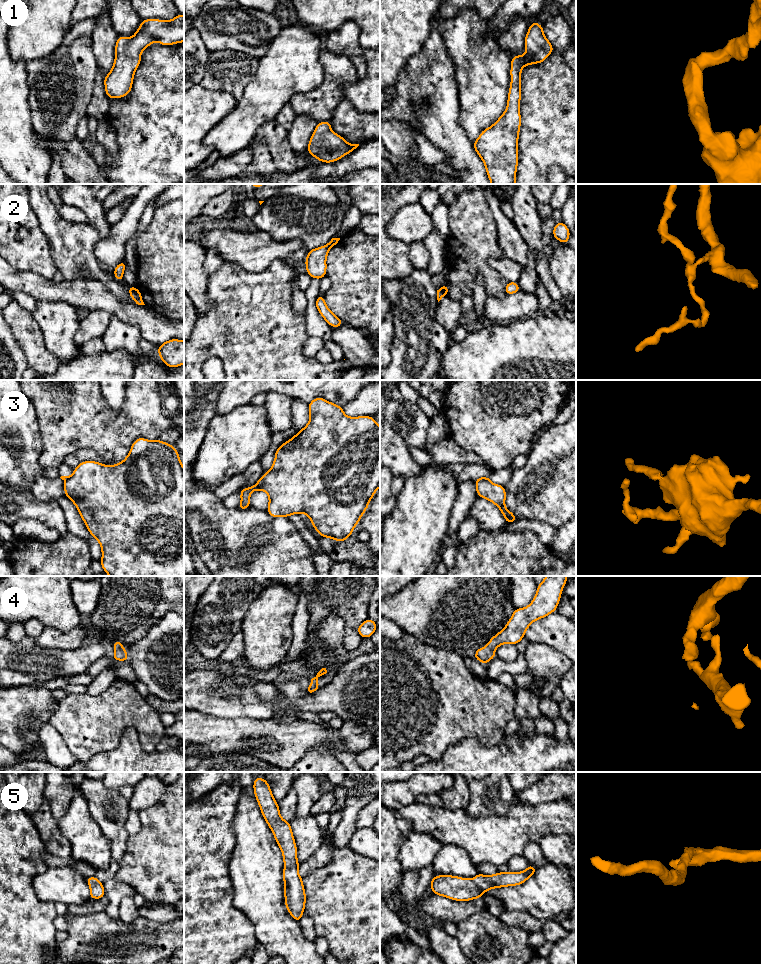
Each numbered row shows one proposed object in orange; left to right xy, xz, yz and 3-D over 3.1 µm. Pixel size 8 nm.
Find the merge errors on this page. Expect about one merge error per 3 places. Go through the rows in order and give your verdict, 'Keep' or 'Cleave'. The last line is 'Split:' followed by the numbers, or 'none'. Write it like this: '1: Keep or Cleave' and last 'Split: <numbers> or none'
1: Keep
2: Cleave
3: Cleave
4: Keep
5: Keep
Split: 2, 3

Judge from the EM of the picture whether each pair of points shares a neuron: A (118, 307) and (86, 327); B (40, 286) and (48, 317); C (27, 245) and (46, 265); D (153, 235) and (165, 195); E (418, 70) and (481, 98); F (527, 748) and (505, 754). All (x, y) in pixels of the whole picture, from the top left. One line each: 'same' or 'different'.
A: different
B: different
C: same
D: different
E: different
F: same

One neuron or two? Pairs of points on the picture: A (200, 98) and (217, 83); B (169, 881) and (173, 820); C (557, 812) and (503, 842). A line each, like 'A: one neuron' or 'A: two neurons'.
A: two neurons
B: one neuron
C: one neuron

